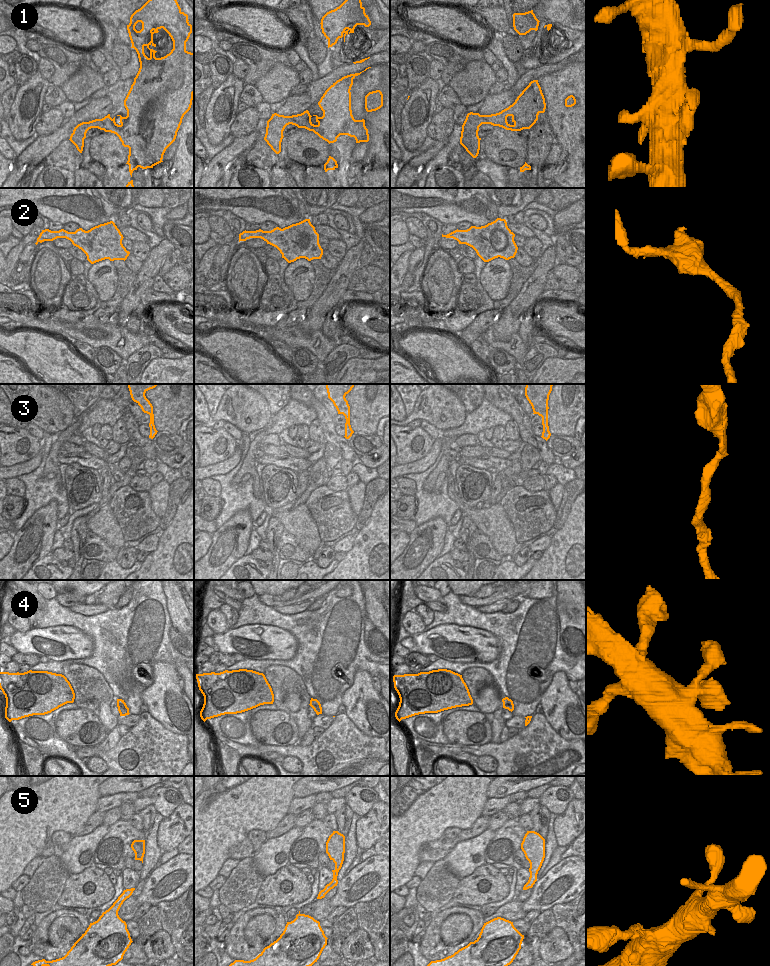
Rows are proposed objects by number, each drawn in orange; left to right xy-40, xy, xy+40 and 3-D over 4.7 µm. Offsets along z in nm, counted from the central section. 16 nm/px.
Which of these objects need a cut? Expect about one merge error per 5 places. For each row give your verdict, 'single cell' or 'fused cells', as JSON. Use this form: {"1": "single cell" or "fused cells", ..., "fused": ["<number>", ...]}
{"1": "single cell", "2": "single cell", "3": "single cell", "4": "single cell", "5": "single cell", "fused": []}

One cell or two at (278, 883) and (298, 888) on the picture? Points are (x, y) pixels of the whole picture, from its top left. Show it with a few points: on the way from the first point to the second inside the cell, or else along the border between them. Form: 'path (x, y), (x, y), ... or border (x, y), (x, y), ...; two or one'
path (283, 880), (288, 879), (293, 883); one

